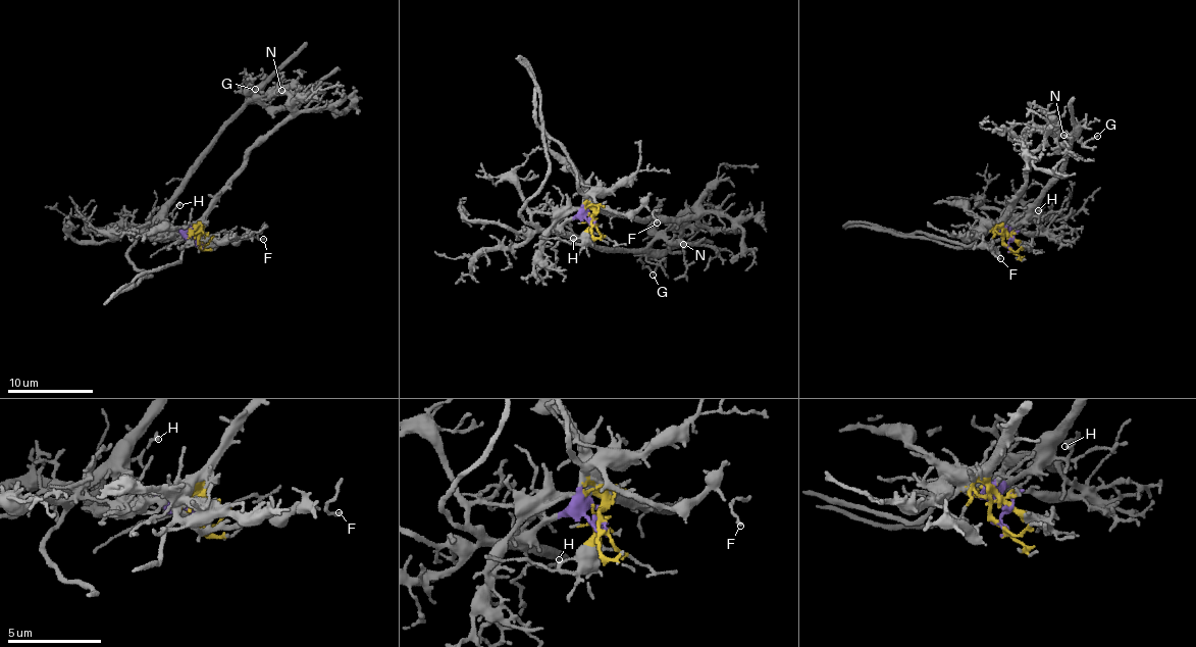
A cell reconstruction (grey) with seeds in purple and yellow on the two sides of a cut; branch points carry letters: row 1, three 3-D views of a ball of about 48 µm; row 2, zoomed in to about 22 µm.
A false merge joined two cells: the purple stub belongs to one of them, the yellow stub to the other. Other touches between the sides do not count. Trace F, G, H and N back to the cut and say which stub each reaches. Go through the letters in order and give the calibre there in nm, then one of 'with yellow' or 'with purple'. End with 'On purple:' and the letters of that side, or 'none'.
F: calibre 150 nm; with yellow
G: calibre 140 nm; with purple
H: calibre 180 nm; with purple
N: calibre 130 nm; with purple
On purple: G, H, N

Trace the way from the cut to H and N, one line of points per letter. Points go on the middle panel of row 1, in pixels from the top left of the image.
H: (591, 220), (571, 218), (560, 231), (562, 240), (573, 238)
N: (591, 220), (577, 217), (560, 228), (609, 249), (637, 250), (664, 239), (668, 250), (680, 251), (683, 244)

